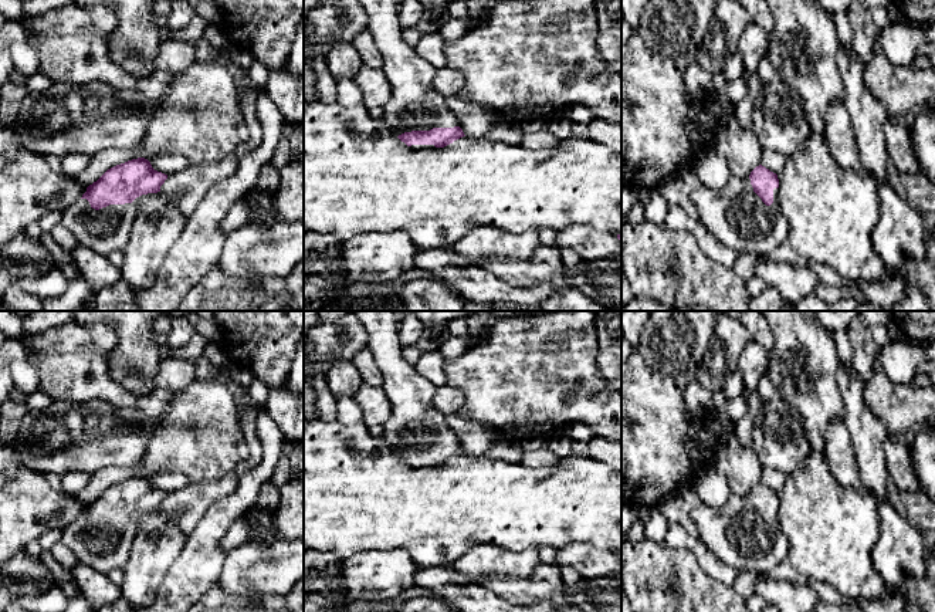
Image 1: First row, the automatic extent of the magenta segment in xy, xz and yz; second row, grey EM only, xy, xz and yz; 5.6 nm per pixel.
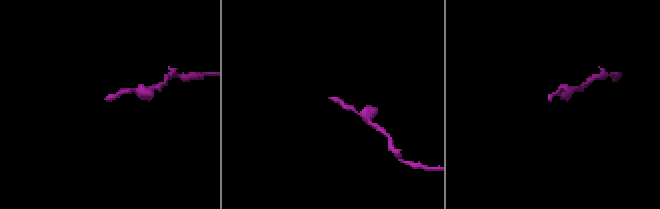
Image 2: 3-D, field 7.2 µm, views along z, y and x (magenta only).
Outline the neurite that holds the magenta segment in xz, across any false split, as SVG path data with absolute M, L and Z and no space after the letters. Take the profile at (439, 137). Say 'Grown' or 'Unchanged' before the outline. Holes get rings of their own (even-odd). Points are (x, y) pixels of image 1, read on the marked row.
Grown. M359 0L392 87L383 121L411 149L444 148L465 135L447 108L446 98L433 87L436 68L402 38L399 1Z

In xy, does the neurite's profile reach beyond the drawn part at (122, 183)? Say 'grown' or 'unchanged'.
grown

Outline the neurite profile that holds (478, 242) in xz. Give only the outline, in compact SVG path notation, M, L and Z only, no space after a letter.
M475 226L451 246L471 260L481 257L505 257L528 260L539 246L539 230L529 227L524 231L508 231L492 226Z

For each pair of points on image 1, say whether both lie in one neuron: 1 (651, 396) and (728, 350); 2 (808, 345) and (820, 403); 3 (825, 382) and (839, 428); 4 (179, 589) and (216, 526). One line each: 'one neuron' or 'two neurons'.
1: two neurons
2: one neuron
3: two neurons
4: one neuron

